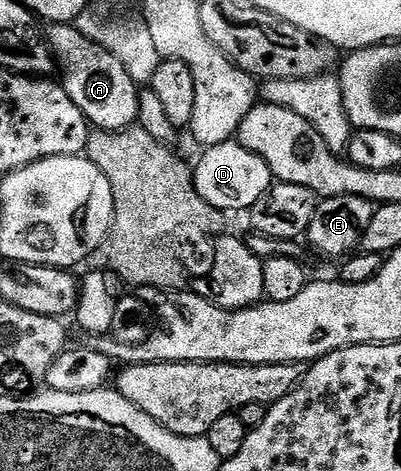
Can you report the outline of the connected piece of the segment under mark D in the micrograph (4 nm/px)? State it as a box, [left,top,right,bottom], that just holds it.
[193,141,273,212]

